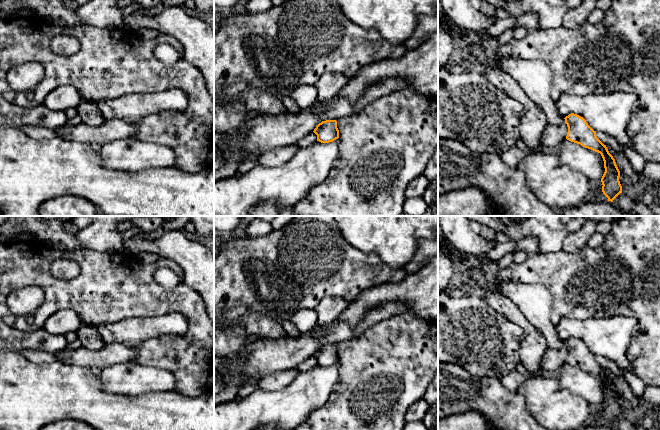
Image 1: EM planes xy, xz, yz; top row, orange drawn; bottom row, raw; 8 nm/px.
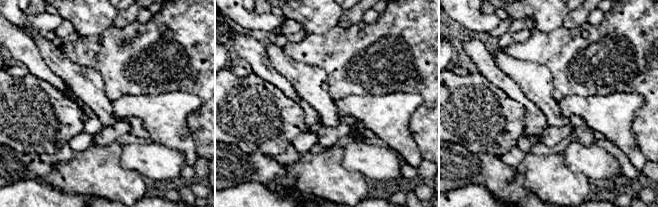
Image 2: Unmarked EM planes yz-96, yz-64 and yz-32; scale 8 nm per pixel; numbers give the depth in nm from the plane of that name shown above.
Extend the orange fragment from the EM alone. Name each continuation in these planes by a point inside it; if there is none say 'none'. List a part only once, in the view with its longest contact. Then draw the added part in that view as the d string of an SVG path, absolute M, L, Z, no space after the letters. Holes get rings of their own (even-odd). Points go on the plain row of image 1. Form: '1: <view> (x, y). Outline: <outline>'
1: yz (535, 301). Outline: M506 282L499 284L499 290L543 333L549 348L560 349L565 346L551 322L553 298L544 285Z

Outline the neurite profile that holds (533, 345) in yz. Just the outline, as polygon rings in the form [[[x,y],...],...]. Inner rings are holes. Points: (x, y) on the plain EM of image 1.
[[[481,266],[471,267],[468,274],[472,283],[485,292],[484,299],[490,308],[523,330],[524,335],[520,342],[520,362],[526,367],[526,375],[542,377],[541,360],[548,348],[543,333],[527,320],[514,302],[496,291],[494,287],[492,289],[488,287],[486,274]]]

